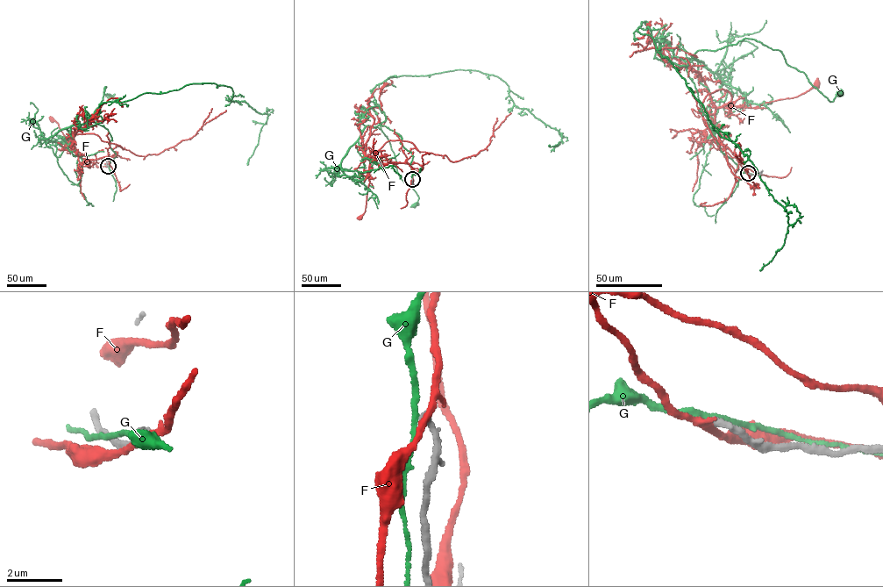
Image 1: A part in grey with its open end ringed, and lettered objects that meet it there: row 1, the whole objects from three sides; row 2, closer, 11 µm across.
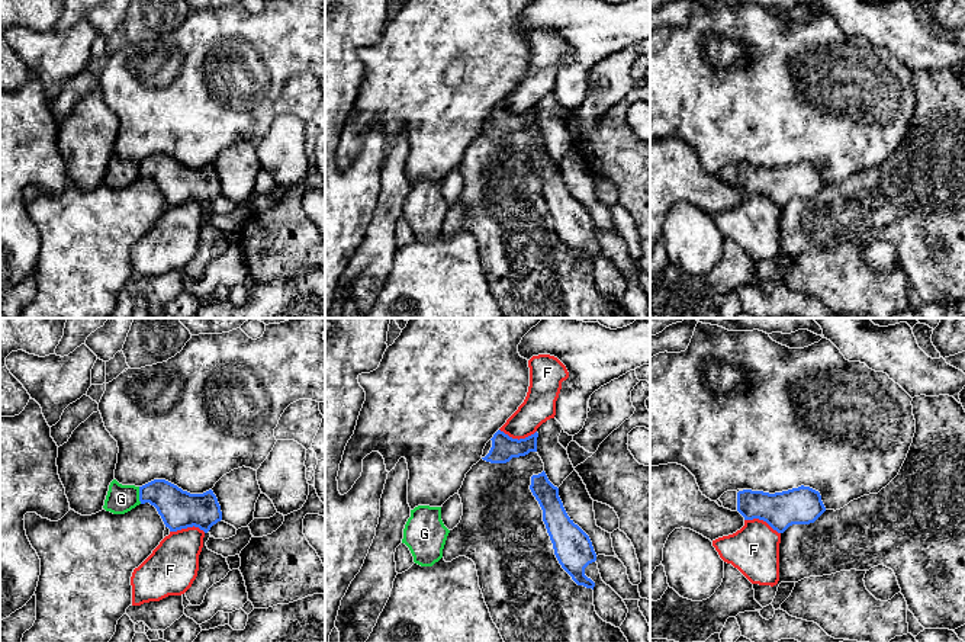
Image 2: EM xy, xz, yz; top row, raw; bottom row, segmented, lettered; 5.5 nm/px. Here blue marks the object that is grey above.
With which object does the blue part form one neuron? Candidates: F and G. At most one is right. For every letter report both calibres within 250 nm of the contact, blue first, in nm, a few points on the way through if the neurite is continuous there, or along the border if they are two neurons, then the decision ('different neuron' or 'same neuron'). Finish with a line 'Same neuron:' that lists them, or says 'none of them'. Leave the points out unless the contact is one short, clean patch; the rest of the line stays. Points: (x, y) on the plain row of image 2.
F: 140/180 nm | along xz (499, 103), (518, 114), (524, 114), (536, 106) | different neuron
G: 220/160 nm | along xy (138, 161), (138, 175), (141, 177) | different neuron
Same neuron: none of them

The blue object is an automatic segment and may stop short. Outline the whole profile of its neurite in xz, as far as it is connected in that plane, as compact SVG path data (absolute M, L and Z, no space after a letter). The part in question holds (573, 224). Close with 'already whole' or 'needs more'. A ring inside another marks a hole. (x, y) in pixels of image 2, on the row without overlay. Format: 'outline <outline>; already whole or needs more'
outline M543 145L531 151L530 164L543 184L543 196L559 238L578 260L594 264L595 257L585 250L585 243L596 235L596 228L589 211L567 190L559 163Z; already whole

